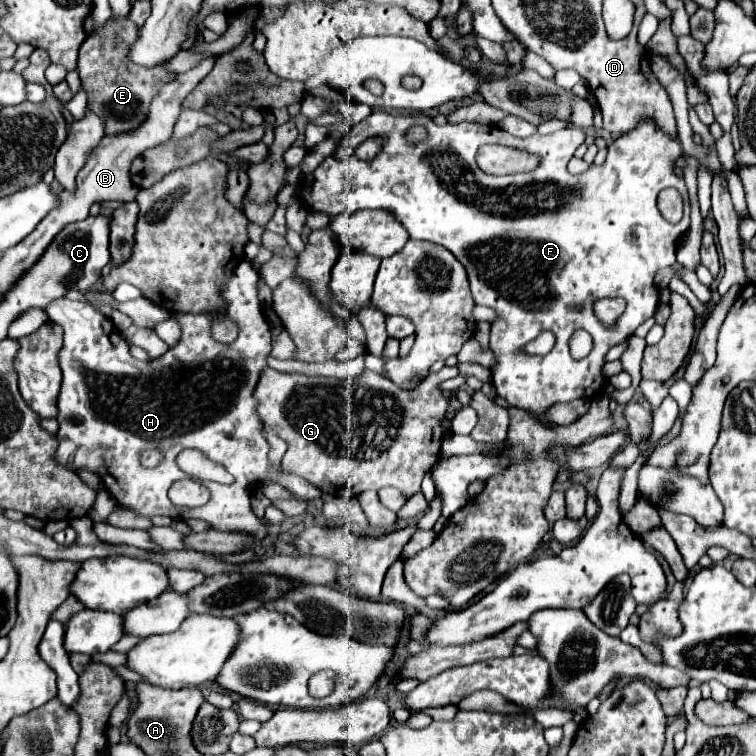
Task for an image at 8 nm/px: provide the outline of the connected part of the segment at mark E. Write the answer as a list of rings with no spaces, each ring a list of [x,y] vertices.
[[[110,18],[96,34],[90,34],[78,54],[78,74],[84,92],[88,94],[90,110],[104,118],[104,132],[106,136],[116,136],[138,128],[150,110],[150,102],[160,94],[160,88],[168,84],[176,74],[166,70],[166,62],[156,64],[154,68],[144,68],[128,60],[130,46],[138,38],[138,26],[124,18]]]

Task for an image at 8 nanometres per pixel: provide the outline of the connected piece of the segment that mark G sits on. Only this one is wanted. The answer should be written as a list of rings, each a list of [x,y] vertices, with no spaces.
[[[457,365],[445,366],[438,374],[426,378],[416,390],[406,392],[372,370],[366,370],[356,380],[340,380],[324,376],[288,374],[266,366],[260,372],[260,380],[254,390],[254,398],[258,400],[256,412],[262,426],[274,430],[274,434],[288,444],[288,450],[282,458],[282,468],[286,472],[292,472],[318,488],[324,488],[326,482],[332,486],[350,488],[354,496],[366,490],[394,486],[410,498],[420,490],[420,482],[426,470],[440,458],[444,438],[440,432],[440,420],[444,419],[444,412],[448,410],[448,398],[442,394],[440,384],[458,375]]]

